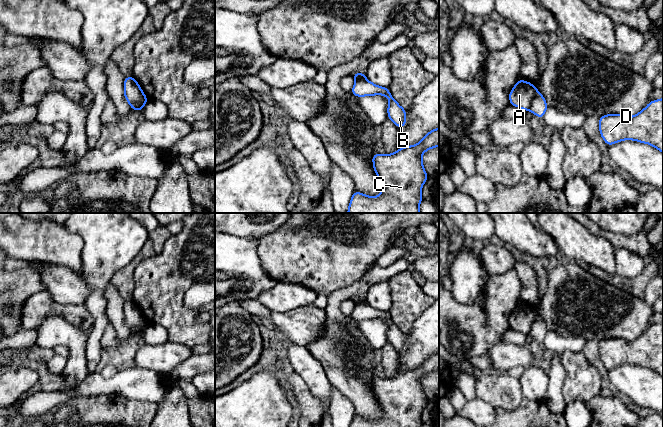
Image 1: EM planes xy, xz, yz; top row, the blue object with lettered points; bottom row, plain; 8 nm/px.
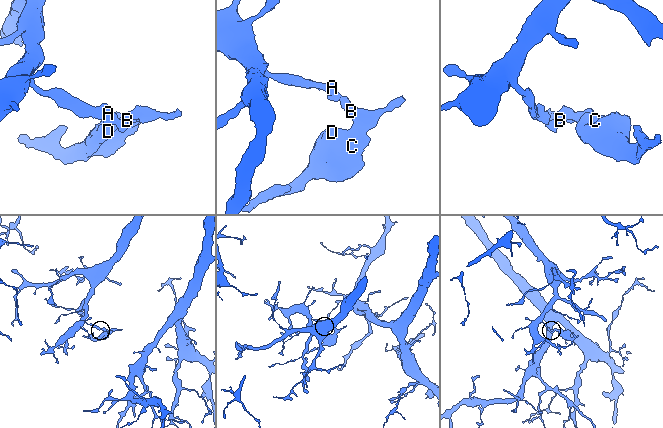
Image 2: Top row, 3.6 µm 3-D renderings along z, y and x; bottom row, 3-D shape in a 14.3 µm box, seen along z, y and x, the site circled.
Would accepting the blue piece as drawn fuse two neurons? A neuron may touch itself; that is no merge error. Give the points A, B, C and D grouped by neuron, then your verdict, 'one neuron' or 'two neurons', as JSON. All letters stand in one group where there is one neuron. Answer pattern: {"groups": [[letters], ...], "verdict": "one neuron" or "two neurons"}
{"groups": [["A"], ["B", "C", "D"]], "verdict": "two neurons"}

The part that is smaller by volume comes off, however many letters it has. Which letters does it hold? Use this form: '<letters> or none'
B, C, D

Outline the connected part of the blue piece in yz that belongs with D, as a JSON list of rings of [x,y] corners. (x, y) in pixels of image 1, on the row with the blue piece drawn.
[[[663,98],[650,101],[648,105],[635,116],[607,114],[599,117],[599,132],[607,146],[622,140],[634,140],[649,144],[663,153]]]

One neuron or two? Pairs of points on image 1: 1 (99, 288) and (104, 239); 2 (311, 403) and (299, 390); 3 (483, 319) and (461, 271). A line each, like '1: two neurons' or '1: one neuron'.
1: one neuron
2: one neuron
3: two neurons

